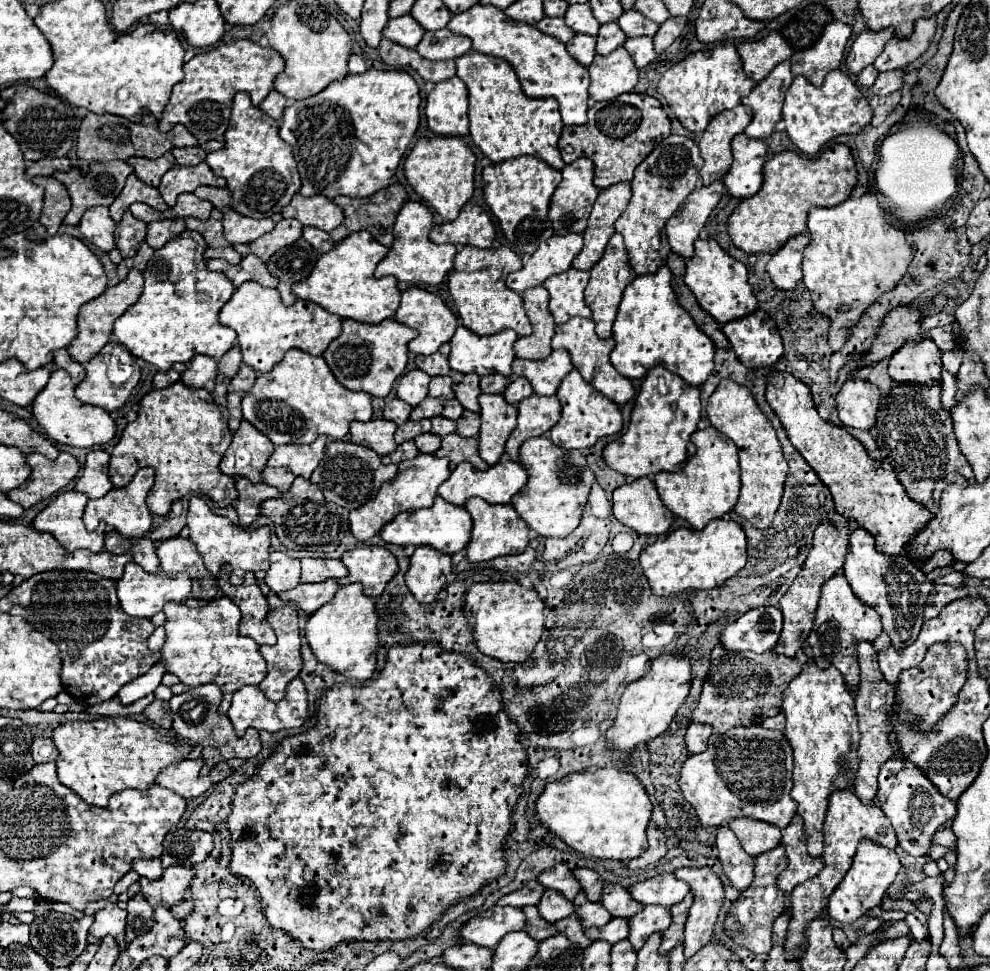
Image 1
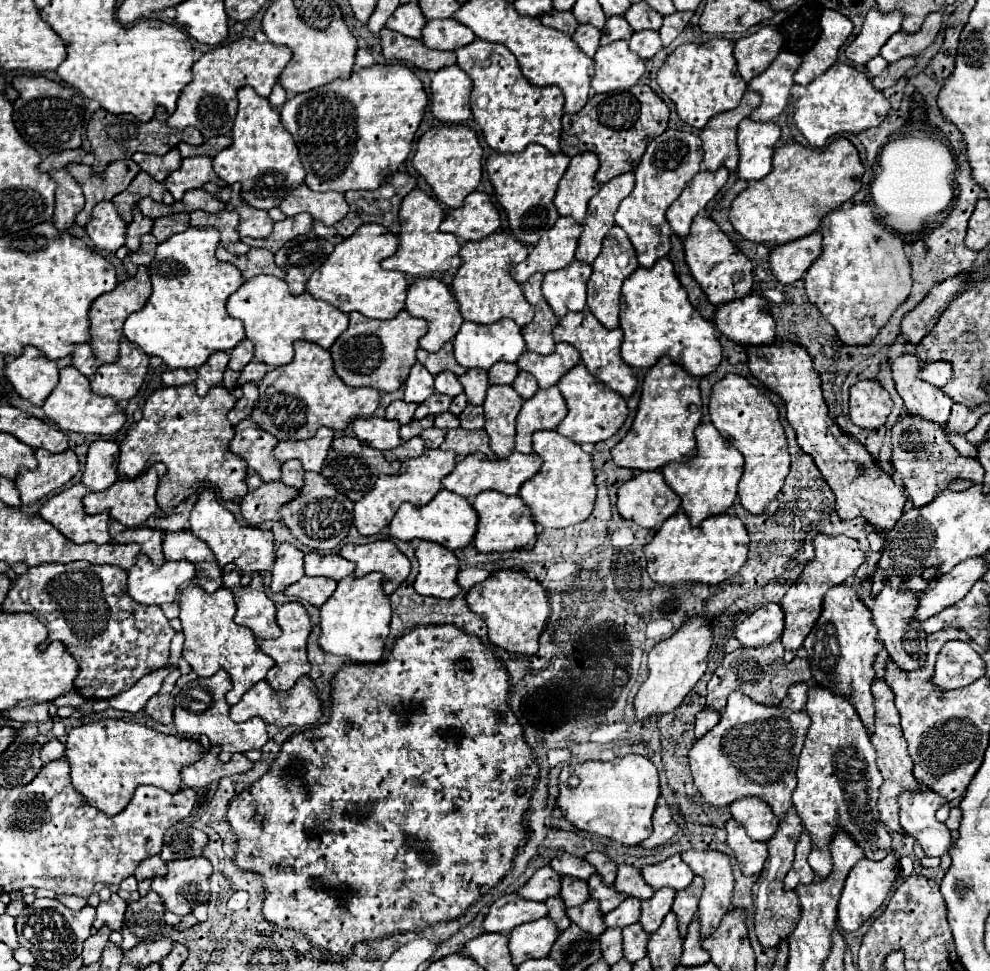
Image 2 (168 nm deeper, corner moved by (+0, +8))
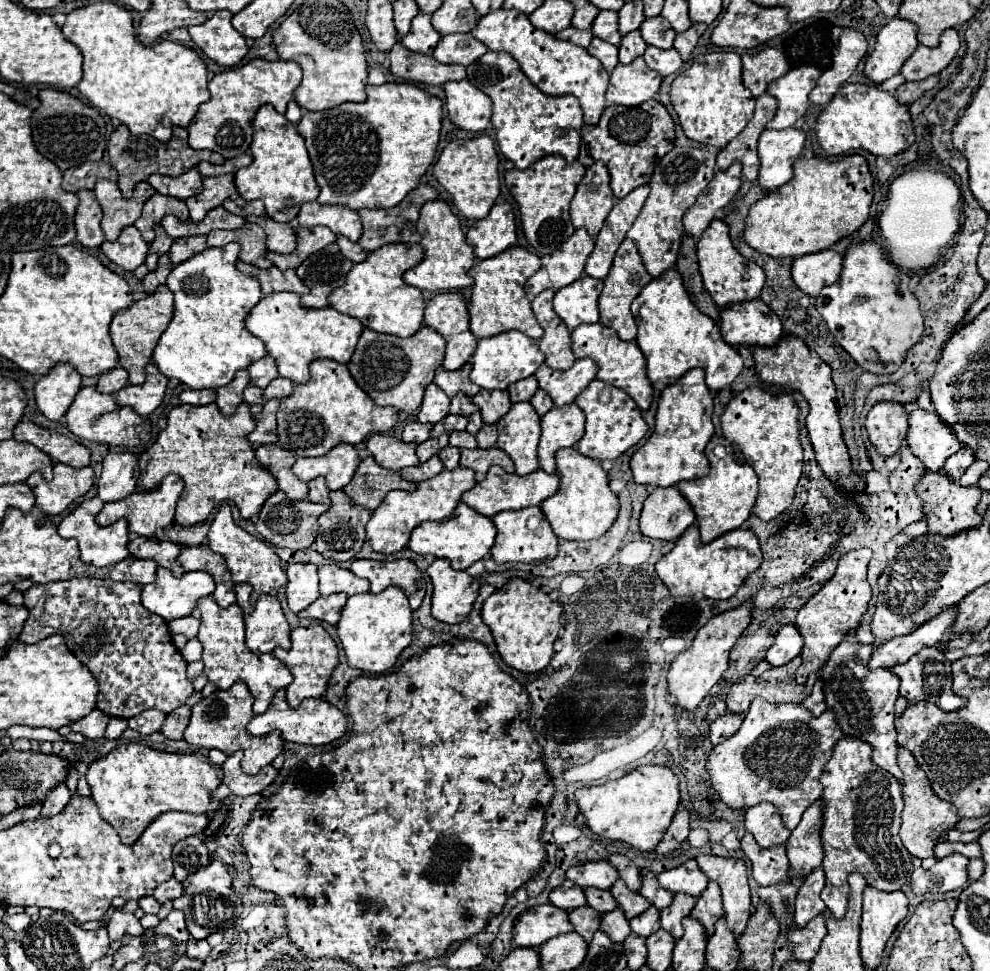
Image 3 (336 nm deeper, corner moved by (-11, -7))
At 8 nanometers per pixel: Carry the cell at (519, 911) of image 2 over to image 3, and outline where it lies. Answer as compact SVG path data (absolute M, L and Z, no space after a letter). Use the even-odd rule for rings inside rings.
M543 904L523 912L519 920L515 920L513 942L525 948L539 948L549 938L567 934L571 930L573 930L573 924L569 922L567 910L561 910L553 904Z

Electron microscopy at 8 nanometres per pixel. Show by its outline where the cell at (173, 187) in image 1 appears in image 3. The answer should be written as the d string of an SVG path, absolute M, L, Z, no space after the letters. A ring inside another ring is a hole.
M223 174L223 176L213 176L203 180L203 190L197 196L191 196L187 202L189 214L193 222L201 222L205 214L217 206L221 206L227 198L239 200L239 192L235 188L235 176L233 174Z

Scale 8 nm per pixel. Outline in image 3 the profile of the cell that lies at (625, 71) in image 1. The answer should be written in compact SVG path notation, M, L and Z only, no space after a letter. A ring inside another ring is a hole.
M637 58L631 64L619 64L611 72L607 104L641 106L657 94L661 80L659 72L651 70L643 58Z

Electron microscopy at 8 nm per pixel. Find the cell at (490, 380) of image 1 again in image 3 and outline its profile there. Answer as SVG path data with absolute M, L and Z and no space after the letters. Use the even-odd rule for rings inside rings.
M531 376L531 378L525 378L517 384L511 384L509 386L509 394L511 394L511 402L529 402L533 398L533 394L537 392L539 384L537 380Z

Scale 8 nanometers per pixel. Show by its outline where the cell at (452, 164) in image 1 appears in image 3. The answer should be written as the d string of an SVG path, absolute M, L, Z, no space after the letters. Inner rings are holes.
M481 134L471 140L449 142L433 166L433 176L445 186L445 190L453 198L453 204L463 216L473 218L473 220L485 218L501 190L499 154L495 150L495 142L487 134Z

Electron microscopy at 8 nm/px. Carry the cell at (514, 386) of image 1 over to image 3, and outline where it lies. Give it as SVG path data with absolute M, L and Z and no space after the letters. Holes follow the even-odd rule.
M537 390L537 392L535 392L535 396L531 398L531 404L533 404L533 408L537 410L539 416L547 414L547 412L553 408L553 400L551 400L549 394L543 392L543 390Z

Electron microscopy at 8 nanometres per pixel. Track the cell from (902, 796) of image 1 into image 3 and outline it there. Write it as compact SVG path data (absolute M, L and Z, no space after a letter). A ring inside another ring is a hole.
M951 854L929 870L918 871L916 868L910 877L912 891L917 896L927 896L959 890L967 884L967 864L969 860L965 856Z

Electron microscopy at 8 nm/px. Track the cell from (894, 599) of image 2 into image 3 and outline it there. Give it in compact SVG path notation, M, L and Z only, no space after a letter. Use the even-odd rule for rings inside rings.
M923 648L919 654L915 654L909 662L905 664L897 664L893 668L893 674L899 676L901 680L901 696L907 698L909 704L917 704L921 700L935 700L935 704L941 706L941 698L947 698L945 700L945 706L957 710L957 708L963 708L965 706L965 698L959 698L957 694L953 694L951 690L951 684L953 684L953 674L951 674L951 668L949 668L949 660L945 658L943 652L939 652L937 648Z

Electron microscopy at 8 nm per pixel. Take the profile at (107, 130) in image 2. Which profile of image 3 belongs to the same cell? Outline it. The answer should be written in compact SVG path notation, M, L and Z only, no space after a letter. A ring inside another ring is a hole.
M119 126L111 138L109 138L109 162L111 166L119 172L119 188L121 188L121 194L125 198L129 198L133 194L133 188L135 184L147 180L151 174L165 174L165 176L181 176L185 174L187 170L195 168L199 162L207 160L207 162L213 162L213 164L223 164L225 158L217 152L209 152L209 150L193 150L189 148L189 142L187 142L187 130L183 128L173 128L173 138L169 142L159 142L147 134L143 136L133 136L129 132L129 128L125 126Z

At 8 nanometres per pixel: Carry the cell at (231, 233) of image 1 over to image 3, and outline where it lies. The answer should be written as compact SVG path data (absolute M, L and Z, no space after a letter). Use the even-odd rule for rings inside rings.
M259 218L259 224L267 232L267 248L271 252L291 254L297 248L297 234L289 224L279 224L271 218Z

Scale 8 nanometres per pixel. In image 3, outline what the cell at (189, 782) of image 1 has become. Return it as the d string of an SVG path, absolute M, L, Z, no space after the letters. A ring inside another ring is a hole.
M235 752L235 754L231 754L225 760L225 764L223 764L225 778L219 784L219 788L211 794L215 800L223 800L227 796L251 796L251 794L259 794L279 774L279 770L273 768L273 766L261 768L261 772L255 774L255 776L245 774L241 770L241 758L243 758L243 752Z

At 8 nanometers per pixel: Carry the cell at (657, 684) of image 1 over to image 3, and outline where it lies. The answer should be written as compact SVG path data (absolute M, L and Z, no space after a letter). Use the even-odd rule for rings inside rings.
M747 600L733 610L713 616L697 632L691 648L681 652L673 660L667 680L669 680L669 694L677 700L675 702L677 706L681 706L685 710L693 710L705 696L709 696L709 690L721 680L723 672L729 668L729 650L735 646L735 642L743 634L743 630L751 624L751 610L753 610L753 600Z

